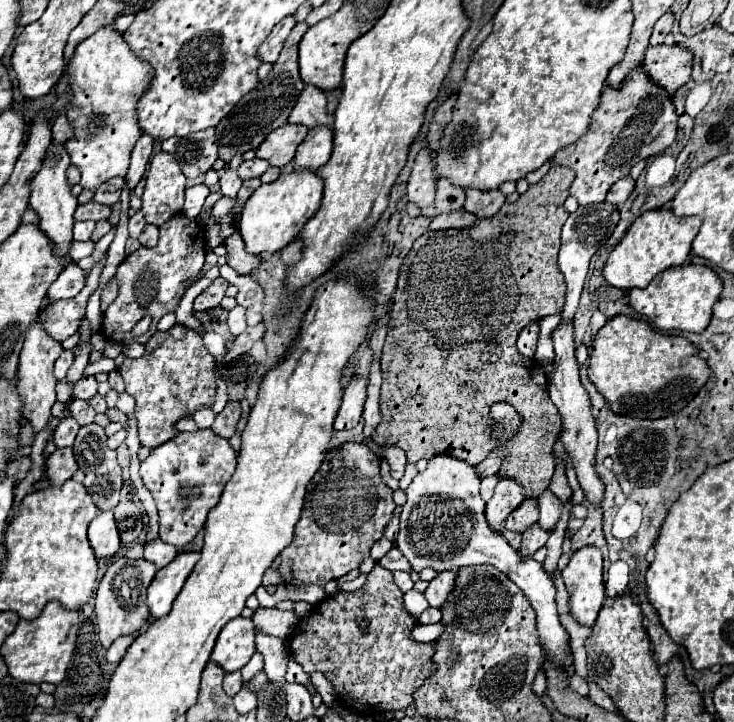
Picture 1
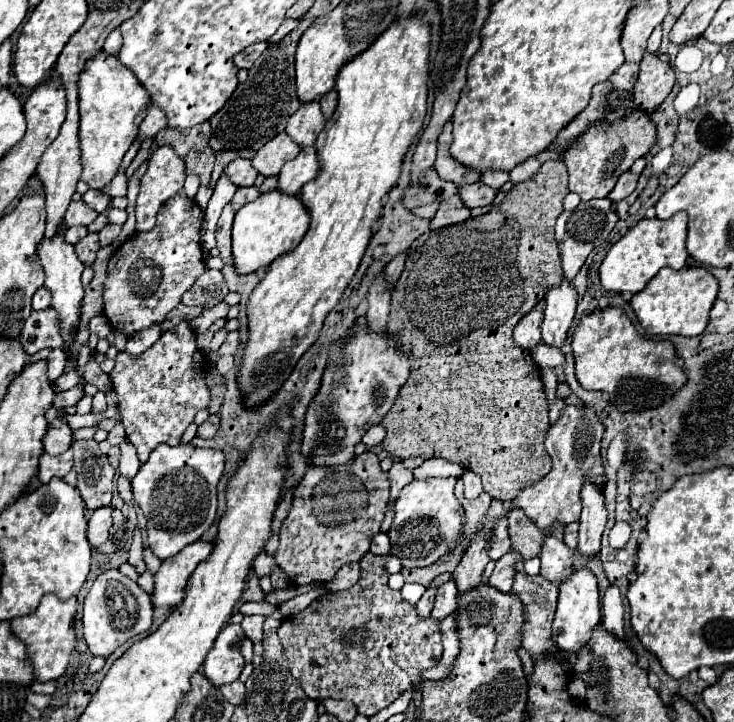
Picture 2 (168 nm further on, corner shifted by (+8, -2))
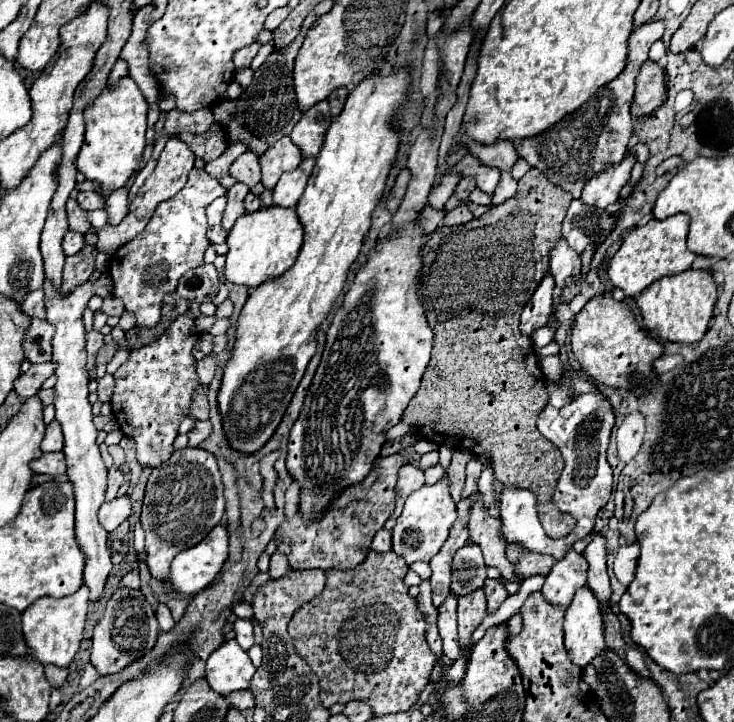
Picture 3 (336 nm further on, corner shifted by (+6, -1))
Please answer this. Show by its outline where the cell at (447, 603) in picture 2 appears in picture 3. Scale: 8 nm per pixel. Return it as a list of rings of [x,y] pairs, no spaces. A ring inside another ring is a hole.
[[[450,595],[448,601],[444,601],[444,605],[438,609],[438,631],[444,643],[444,657],[450,661],[460,657],[456,627],[456,597]]]

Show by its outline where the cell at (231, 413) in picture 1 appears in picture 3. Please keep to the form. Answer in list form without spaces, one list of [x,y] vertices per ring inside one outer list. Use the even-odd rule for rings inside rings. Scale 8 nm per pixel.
[[[196,421],[194,427],[188,431],[188,439],[190,439],[188,445],[190,445],[190,447],[198,447],[210,433],[212,433],[210,421]]]

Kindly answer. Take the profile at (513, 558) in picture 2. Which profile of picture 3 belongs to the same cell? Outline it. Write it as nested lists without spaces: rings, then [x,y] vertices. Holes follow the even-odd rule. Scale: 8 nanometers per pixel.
[[[488,579],[484,585],[484,593],[486,593],[486,601],[488,601],[488,613],[496,613],[496,609],[508,597],[504,585],[498,579]]]

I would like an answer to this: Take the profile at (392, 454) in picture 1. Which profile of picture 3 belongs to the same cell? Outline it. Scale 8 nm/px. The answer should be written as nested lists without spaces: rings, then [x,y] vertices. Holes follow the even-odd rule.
[[[404,465],[400,469],[400,477],[398,477],[398,485],[396,485],[396,509],[394,509],[394,513],[390,515],[390,519],[384,525],[388,531],[392,531],[396,519],[400,517],[406,497],[412,491],[420,489],[420,485],[424,485],[424,471],[420,467],[416,467],[416,465]]]

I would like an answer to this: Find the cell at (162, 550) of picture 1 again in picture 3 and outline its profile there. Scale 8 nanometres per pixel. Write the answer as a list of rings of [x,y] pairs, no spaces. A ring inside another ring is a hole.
[[[164,603],[158,605],[156,617],[158,617],[158,623],[160,623],[160,629],[162,629],[162,631],[172,631],[172,629],[174,629],[176,623],[174,623],[174,619],[172,619],[172,615],[170,615],[170,609],[168,609]]]

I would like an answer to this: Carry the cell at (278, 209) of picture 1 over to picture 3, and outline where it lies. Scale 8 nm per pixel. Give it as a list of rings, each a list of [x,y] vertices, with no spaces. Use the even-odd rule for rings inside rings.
[[[262,207],[256,213],[242,215],[234,229],[228,233],[226,245],[226,265],[224,265],[224,277],[226,281],[234,285],[244,287],[258,287],[264,281],[280,277],[288,267],[294,265],[298,251],[302,247],[302,225],[298,221],[298,215],[294,209],[284,207]]]

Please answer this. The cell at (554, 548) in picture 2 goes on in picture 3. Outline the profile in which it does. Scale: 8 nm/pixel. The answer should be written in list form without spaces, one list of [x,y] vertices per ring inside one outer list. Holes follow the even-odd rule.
[[[572,549],[564,557],[564,561],[558,561],[552,567],[552,573],[546,577],[546,583],[542,587],[544,599],[556,607],[568,607],[576,591],[586,585],[588,579],[586,573],[588,573],[588,561],[584,559],[584,555]]]

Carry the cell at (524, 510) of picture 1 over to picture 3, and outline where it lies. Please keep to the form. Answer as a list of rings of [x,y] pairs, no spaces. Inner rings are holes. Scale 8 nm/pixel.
[[[512,545],[512,549],[506,549],[506,557],[514,565],[514,573],[520,579],[528,579],[532,575],[546,577],[554,565],[552,557],[540,557],[538,553],[528,553],[526,549],[520,549],[520,545]]]

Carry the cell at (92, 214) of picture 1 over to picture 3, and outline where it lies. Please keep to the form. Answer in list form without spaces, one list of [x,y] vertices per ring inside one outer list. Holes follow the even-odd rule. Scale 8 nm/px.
[[[68,199],[66,213],[68,213],[68,223],[72,231],[78,231],[84,235],[90,229],[90,223],[86,221],[86,211],[76,205],[76,199]]]

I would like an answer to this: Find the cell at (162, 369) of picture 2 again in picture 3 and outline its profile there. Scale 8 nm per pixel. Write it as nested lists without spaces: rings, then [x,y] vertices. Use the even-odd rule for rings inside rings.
[[[182,315],[166,329],[166,333],[160,339],[132,351],[128,361],[114,373],[116,385],[114,385],[114,393],[112,393],[112,401],[110,401],[112,403],[112,413],[114,413],[120,429],[124,431],[124,435],[136,441],[138,461],[144,467],[162,465],[164,461],[170,459],[170,455],[174,451],[172,443],[178,435],[178,425],[186,417],[186,411],[188,411],[190,401],[192,401],[192,393],[198,387],[196,361],[192,357],[192,347],[198,339],[200,339],[200,332],[195,326],[194,319]]]

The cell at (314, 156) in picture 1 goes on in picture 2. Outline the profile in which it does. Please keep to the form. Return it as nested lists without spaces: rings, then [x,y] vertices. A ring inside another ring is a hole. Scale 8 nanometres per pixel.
[[[306,146],[300,150],[300,154],[294,160],[286,162],[286,166],[280,170],[278,188],[288,194],[298,194],[300,188],[318,174],[318,170],[320,164],[316,156],[316,148]]]

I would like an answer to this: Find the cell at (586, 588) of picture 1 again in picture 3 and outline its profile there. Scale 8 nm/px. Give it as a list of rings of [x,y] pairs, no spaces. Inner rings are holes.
[[[588,587],[580,589],[566,609],[564,643],[570,661],[582,669],[604,651],[604,623],[598,601]]]

